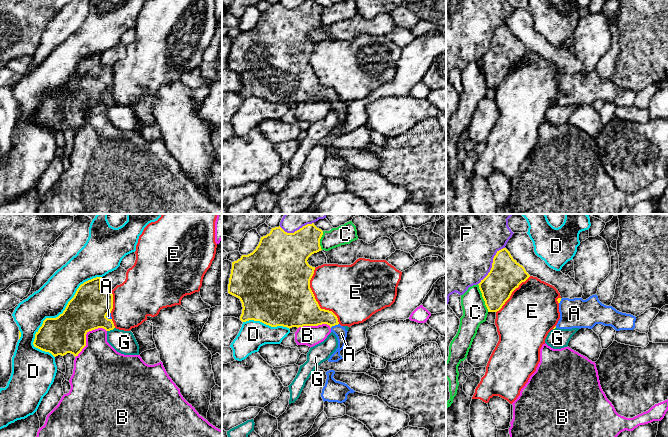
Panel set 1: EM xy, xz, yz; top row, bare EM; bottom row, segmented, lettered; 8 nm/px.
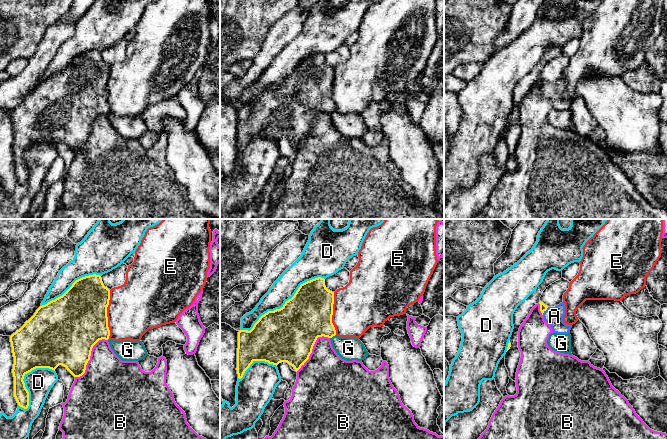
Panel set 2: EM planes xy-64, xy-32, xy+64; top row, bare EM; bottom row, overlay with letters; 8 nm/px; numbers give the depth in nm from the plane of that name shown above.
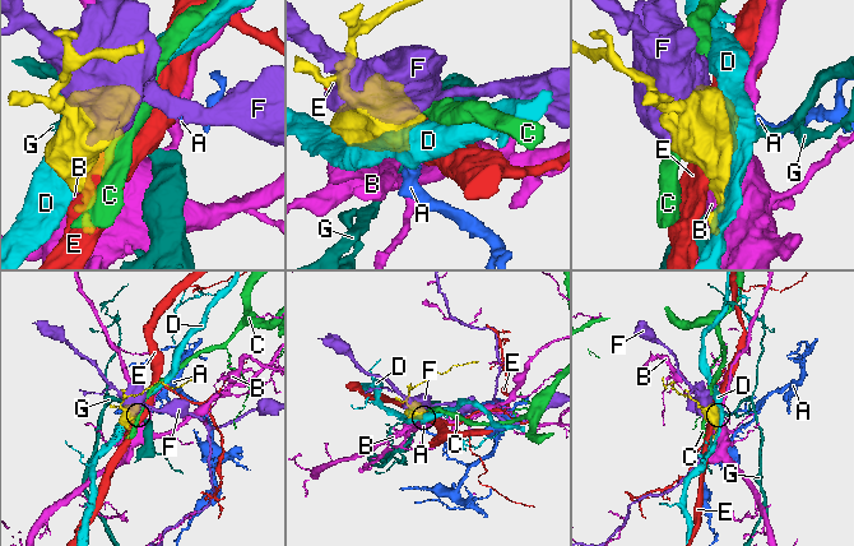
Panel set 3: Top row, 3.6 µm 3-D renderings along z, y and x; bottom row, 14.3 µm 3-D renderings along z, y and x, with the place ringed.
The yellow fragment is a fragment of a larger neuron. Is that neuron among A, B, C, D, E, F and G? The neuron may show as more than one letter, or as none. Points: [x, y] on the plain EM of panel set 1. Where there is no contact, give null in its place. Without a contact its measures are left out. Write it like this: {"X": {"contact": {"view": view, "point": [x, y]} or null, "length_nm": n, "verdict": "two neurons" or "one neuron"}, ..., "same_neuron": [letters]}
{"A": {"contact": {"view": "xz", "point": [334, 101]}, "length_nm": 80, "verdict": "one neuron"}, "B": {"contact": {"view": "xy", "point": [85, 112]}, "length_nm": 340, "verdict": "two neurons"}, "C": {"contact": {"view": "yz", "point": [483, 74]}, "length_nm": 240, "verdict": "two neurons"}, "D": {"contact": {"view": "xy", "point": [63, 87]}, "length_nm": 800, "verdict": "two neurons"}, "E": {"contact": {"view": "xz", "point": [315, 75]}, "length_nm": 500, "verdict": "two neurons"}, "F": {"contact": {"view": "yz", "point": [492, 41]}, "length_nm": 360, "verdict": "two neurons"}, "G": {"contact": {"view": "xy", "point": [110, 105]}, "length_nm": 70, "verdict": "two neurons"}, "same_neuron": ["A"]}

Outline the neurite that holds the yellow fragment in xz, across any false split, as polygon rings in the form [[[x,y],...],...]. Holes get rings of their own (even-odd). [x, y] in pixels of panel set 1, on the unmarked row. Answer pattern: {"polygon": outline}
{"polygon": [[[307,0],[294,9],[285,8],[280,2],[261,13],[256,25],[232,38],[228,69],[239,74],[242,79],[240,96],[260,97],[271,103],[287,104],[318,102],[327,100],[338,116],[338,124],[328,135],[338,138],[343,135],[340,127],[345,122],[347,106],[338,98],[337,92],[329,86],[321,85],[310,64],[310,56],[315,43],[308,40],[308,34],[321,27],[320,15],[323,7],[314,0]]]}

